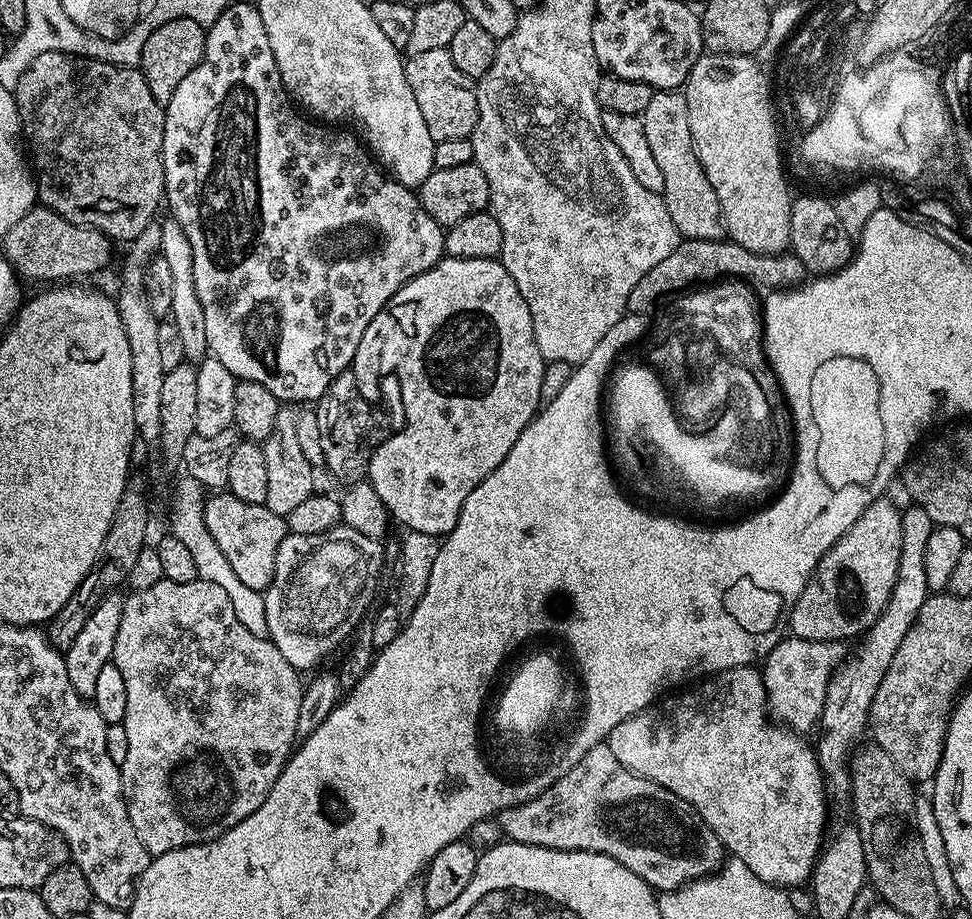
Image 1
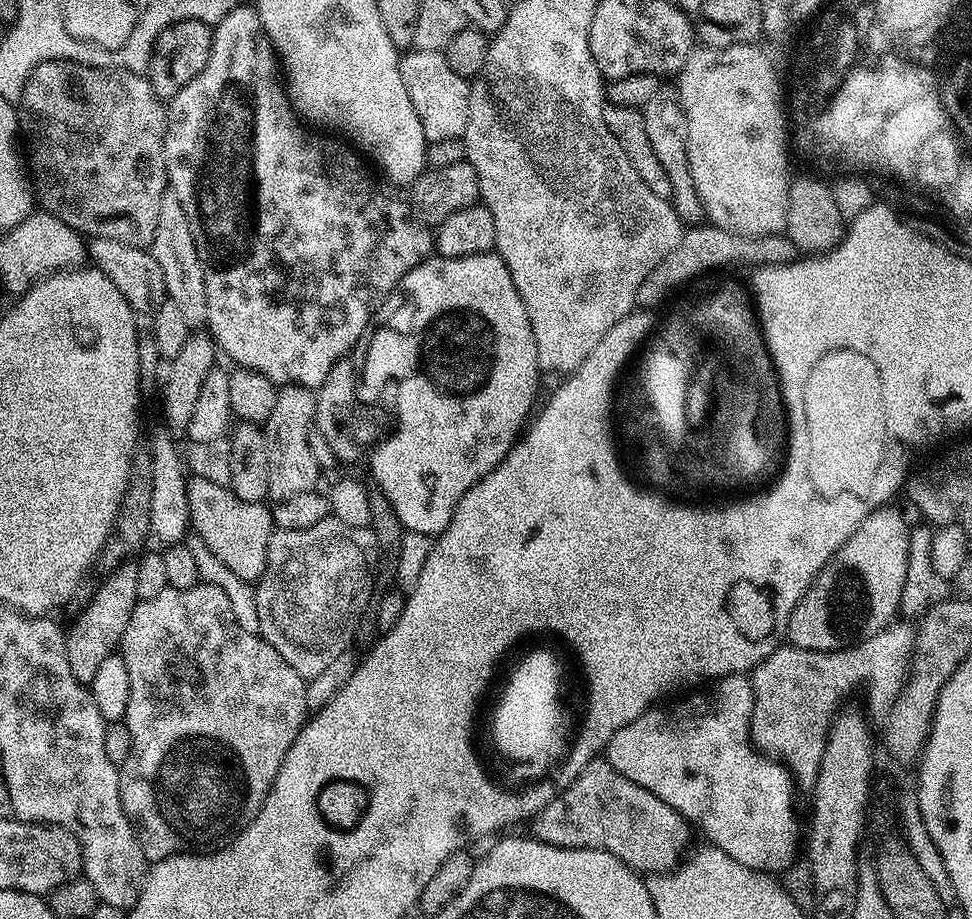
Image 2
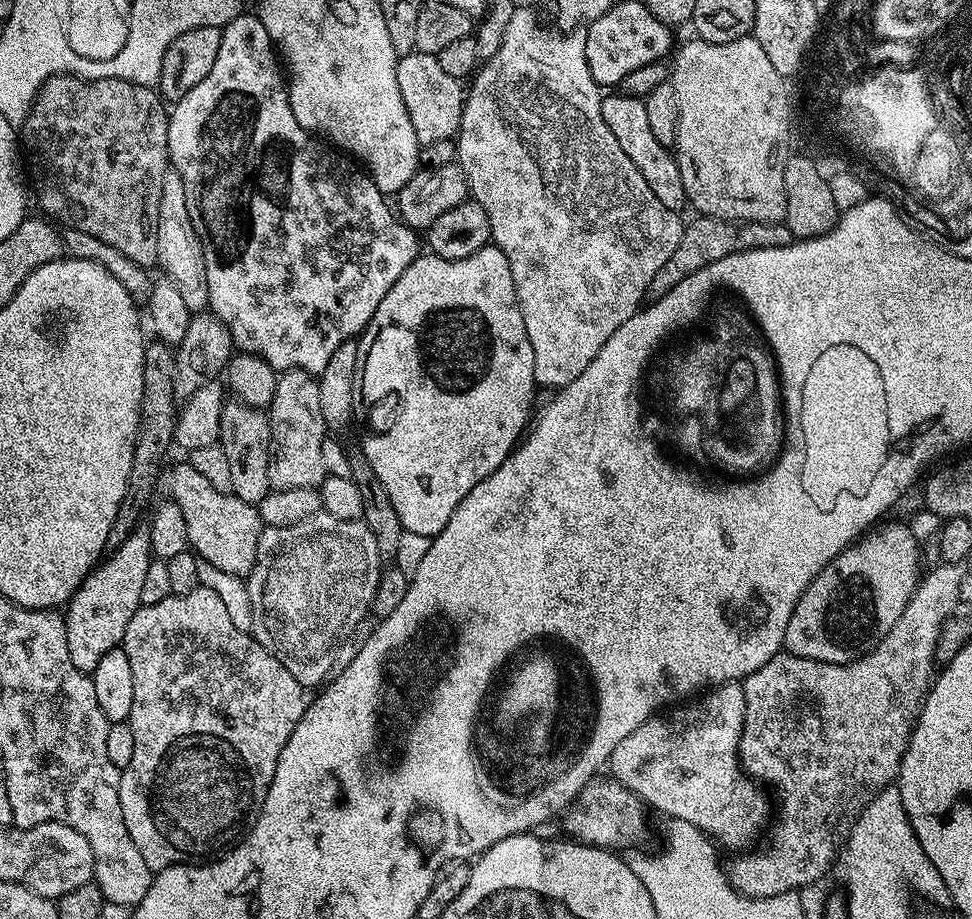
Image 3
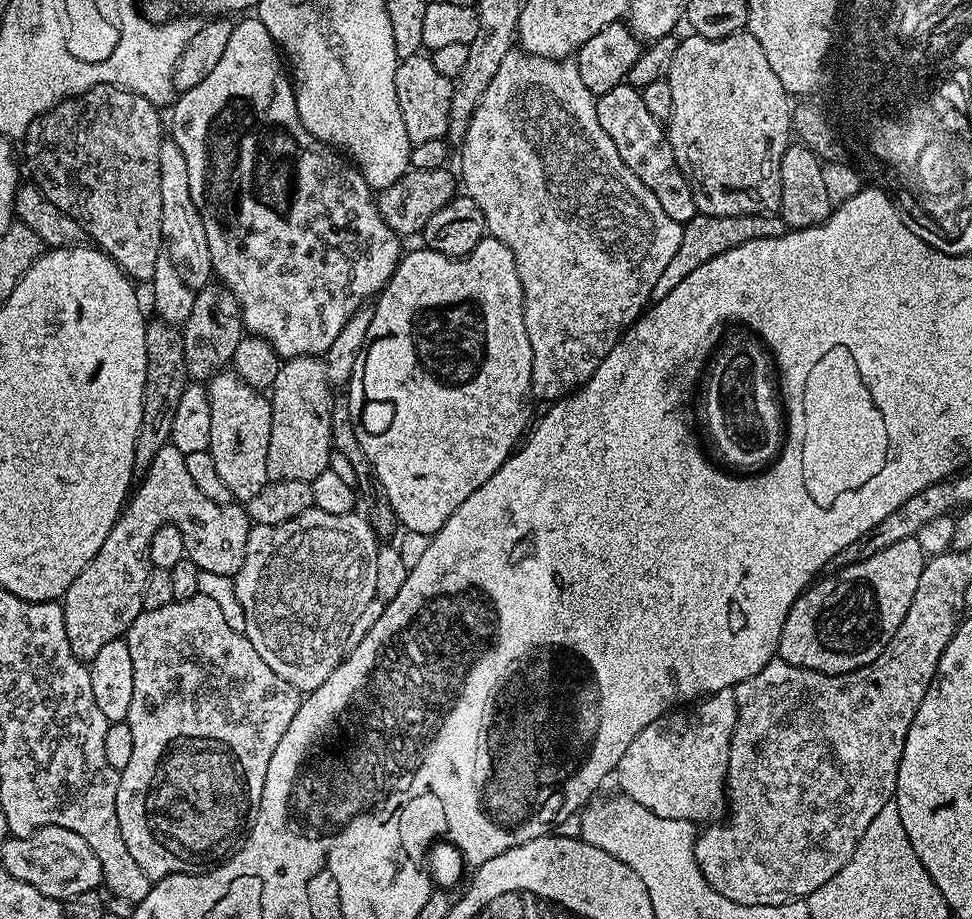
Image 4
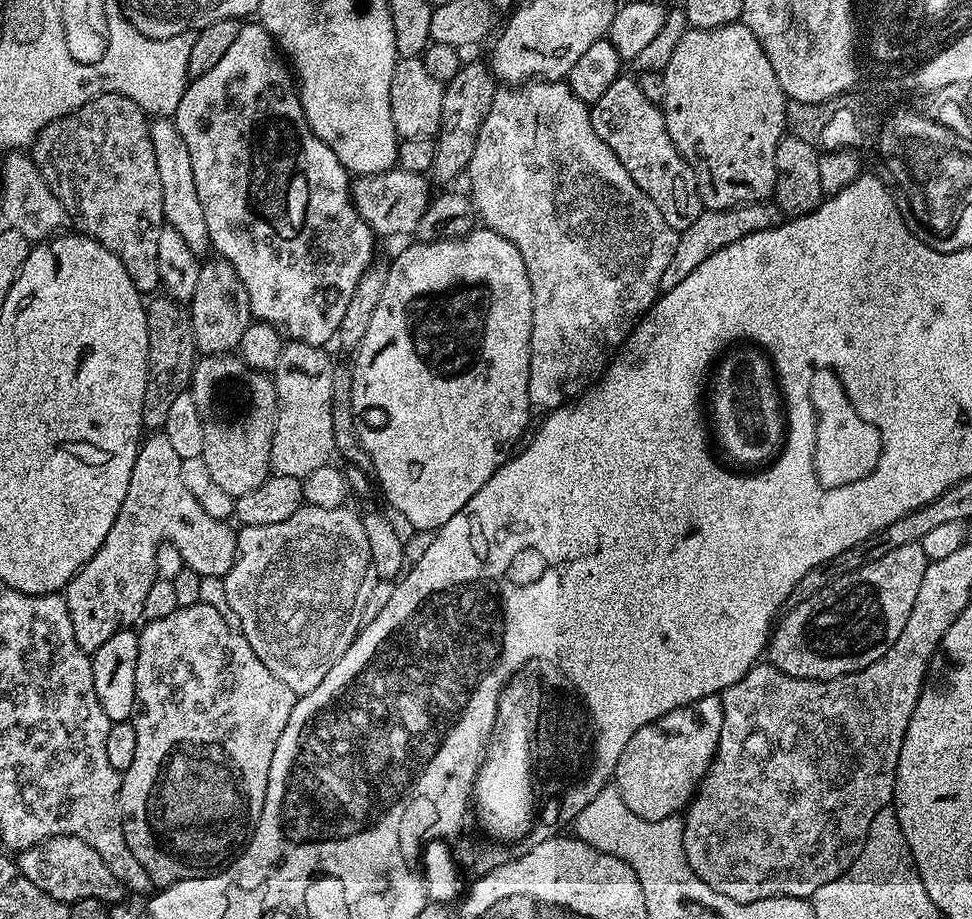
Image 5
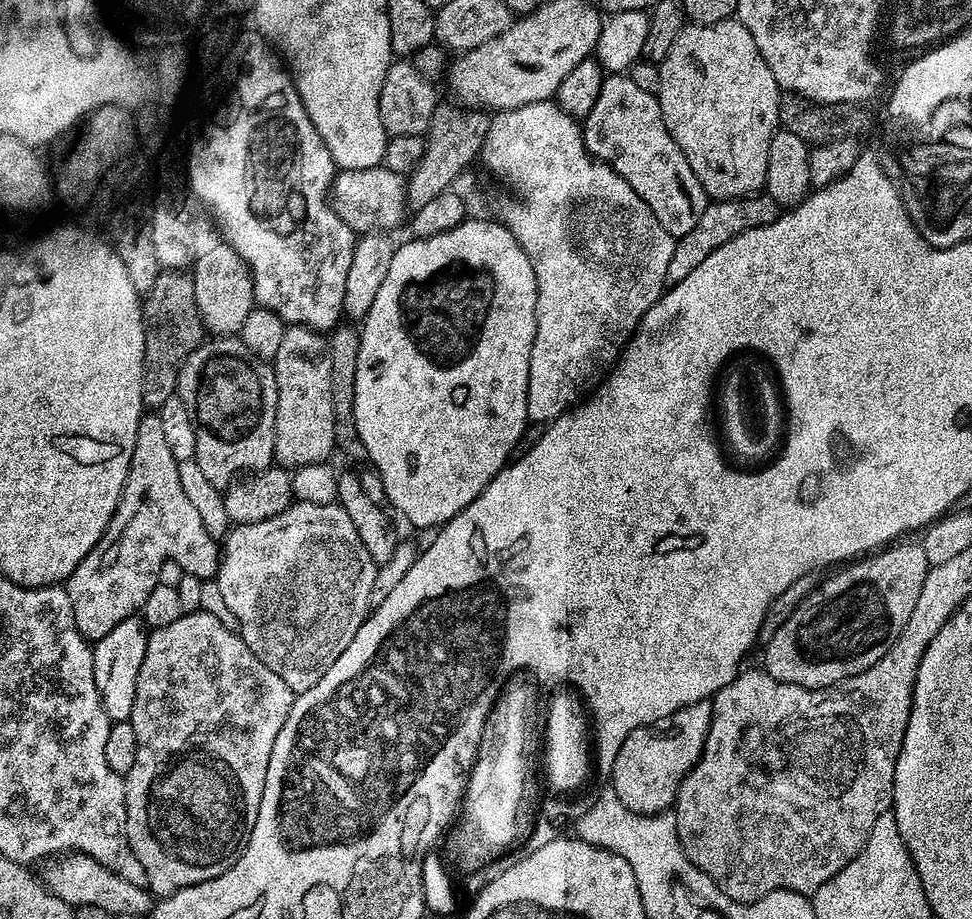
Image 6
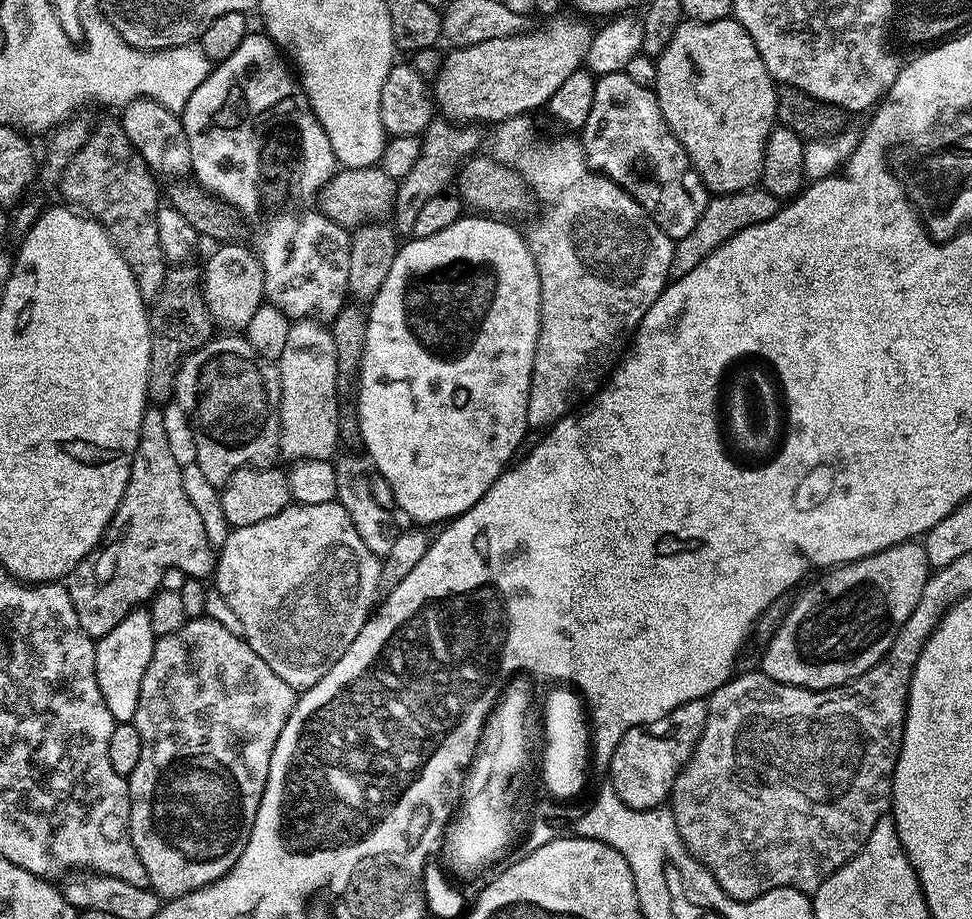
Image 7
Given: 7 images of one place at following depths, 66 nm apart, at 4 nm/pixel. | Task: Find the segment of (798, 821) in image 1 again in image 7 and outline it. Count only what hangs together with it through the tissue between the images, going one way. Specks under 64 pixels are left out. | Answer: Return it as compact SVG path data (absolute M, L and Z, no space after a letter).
M704 700L686 702L678 706L678 710L670 710L666 718L658 718L658 722L631 728L622 734L622 742L618 742L614 750L607 775L612 776L610 787L626 806L641 812L647 808L661 807L671 797L672 784L706 726L707 713L708 706Z

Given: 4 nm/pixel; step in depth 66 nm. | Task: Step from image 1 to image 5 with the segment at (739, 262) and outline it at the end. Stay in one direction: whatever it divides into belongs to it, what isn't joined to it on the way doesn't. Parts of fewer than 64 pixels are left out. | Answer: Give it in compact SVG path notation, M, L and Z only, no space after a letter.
M774 202L744 204L741 208L726 210L709 208L701 212L700 217L685 232L678 235L678 246L674 246L674 258L670 258L670 263L666 265L666 271L660 279L661 293L674 290L674 286L684 281L700 263L706 262L710 254L718 254L718 250L730 246L730 242L738 242L738 238L746 238L746 234L758 234L758 230L777 228L785 219L783 210Z

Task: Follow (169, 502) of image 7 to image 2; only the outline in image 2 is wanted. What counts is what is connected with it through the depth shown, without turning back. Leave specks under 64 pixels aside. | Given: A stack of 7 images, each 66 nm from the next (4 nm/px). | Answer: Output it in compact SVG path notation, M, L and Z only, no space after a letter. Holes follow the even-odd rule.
M192 476L188 480L188 505L190 506L190 528L193 533L223 562L238 578L255 582L263 572L268 571L268 543L274 531L272 508L267 503L242 502L238 494L232 492L229 486L218 486L218 482L210 482L201 476ZM125 562L103 579L100 589L89 598L88 605L81 610L80 617L73 622L72 629L67 629L64 637L70 674L74 674L78 682L89 686L94 682L94 674L102 666L103 660L113 656L119 649L122 634L126 634L130 614L134 614L138 600L138 570L135 563Z

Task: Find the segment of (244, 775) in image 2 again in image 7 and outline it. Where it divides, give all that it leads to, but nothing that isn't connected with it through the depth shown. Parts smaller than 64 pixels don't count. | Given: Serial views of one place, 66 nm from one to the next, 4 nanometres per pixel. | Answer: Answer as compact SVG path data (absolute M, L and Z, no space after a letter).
M201 618L187 620L182 630L172 635L159 637L154 646L154 654L150 658L150 666L146 666L146 674L142 674L142 690L138 690L138 710L134 721L138 734L142 734L142 758L138 758L138 766L127 776L128 793L130 794L130 834L134 842L134 850L138 850L138 858L142 858L142 866L146 866L148 887L165 901L177 900L179 896L189 896L200 888L208 888L232 869L234 862L246 850L246 842L252 833L254 818L258 814L258 806L262 802L262 794L266 786L266 778L270 770L270 758L274 754L274 746L278 742L278 734L282 734L282 726L286 726L286 718L290 718L292 708L298 699L297 689L291 688L254 650L243 636L230 634L226 626L218 622Z

